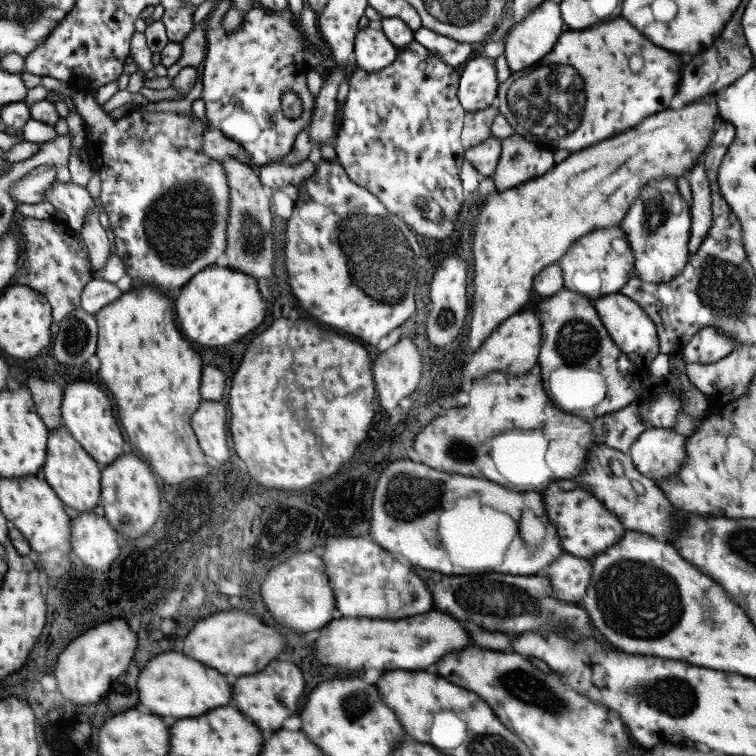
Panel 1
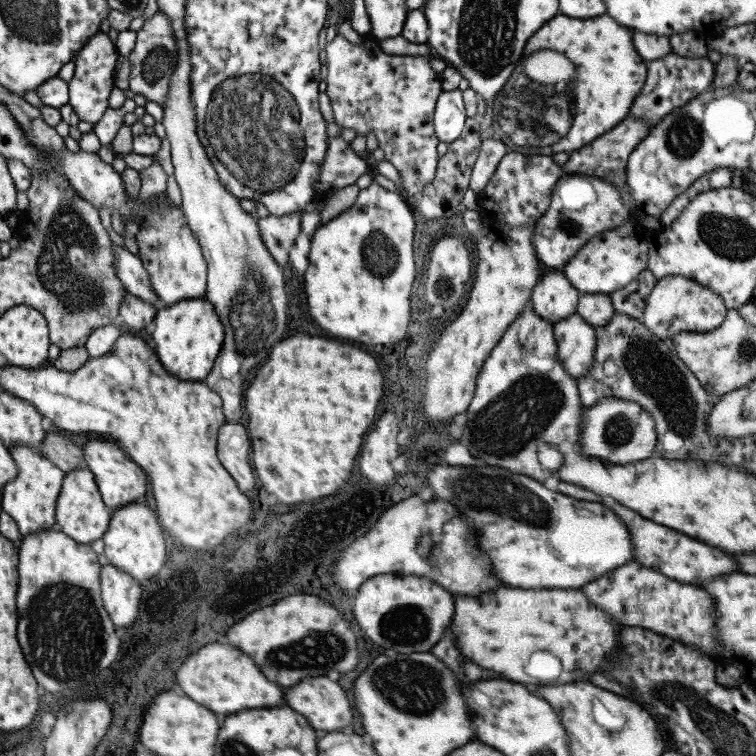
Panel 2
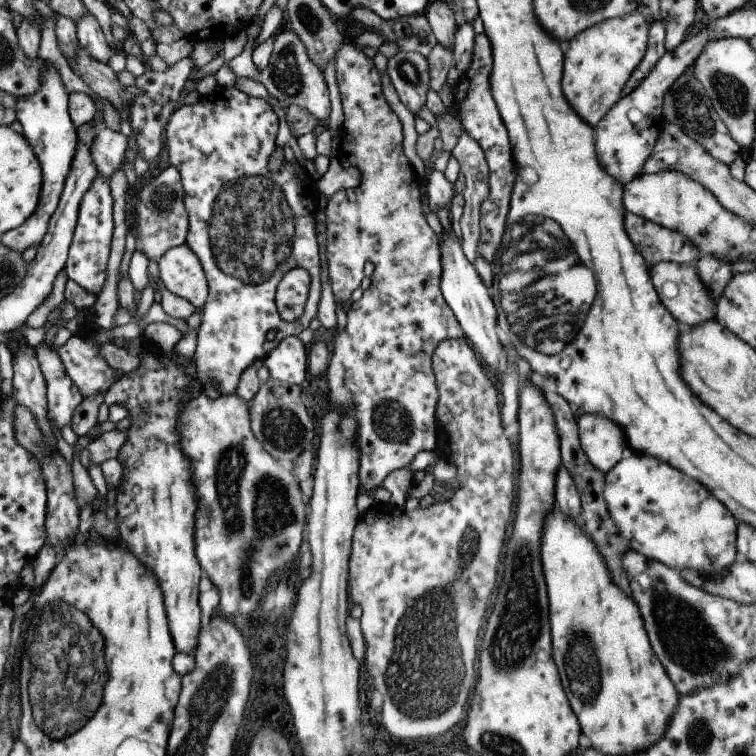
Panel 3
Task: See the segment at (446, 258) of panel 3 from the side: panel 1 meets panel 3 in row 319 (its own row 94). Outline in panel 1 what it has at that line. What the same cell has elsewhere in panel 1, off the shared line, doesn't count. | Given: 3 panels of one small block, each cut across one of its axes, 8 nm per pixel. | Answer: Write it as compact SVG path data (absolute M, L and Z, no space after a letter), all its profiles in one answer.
M483 55L468 59L457 82L457 100L466 113L489 107L498 84L493 59Z

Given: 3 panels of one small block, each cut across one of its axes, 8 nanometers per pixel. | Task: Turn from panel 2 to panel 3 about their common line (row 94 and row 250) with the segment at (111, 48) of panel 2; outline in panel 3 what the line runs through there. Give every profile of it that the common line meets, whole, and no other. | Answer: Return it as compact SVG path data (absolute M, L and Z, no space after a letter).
M97 173L89 188L83 193L79 203L73 237L64 264L68 278L95 296L105 282L106 262L114 229L109 181L107 177Z

